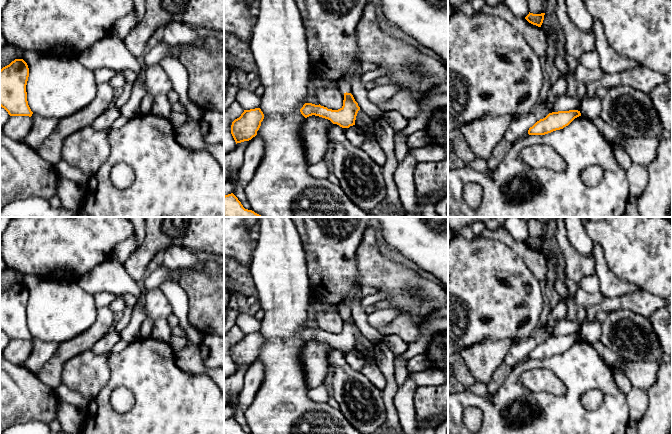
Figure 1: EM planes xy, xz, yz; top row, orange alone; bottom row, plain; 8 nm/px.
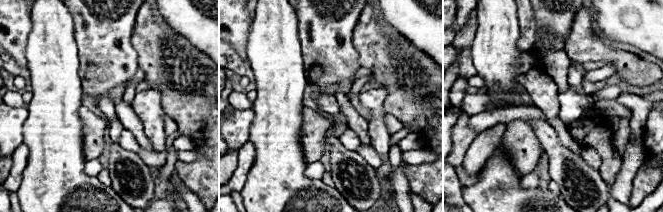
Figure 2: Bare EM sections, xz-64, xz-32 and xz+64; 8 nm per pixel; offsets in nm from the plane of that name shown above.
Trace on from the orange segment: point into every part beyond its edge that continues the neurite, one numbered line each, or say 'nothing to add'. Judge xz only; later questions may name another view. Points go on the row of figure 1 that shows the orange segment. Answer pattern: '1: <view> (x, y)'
nothing to add

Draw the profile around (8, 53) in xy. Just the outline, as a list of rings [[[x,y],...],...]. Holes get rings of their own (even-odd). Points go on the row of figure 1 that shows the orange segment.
[[[6,43],[0,46],[0,70],[15,59],[22,59],[23,50],[17,46]]]

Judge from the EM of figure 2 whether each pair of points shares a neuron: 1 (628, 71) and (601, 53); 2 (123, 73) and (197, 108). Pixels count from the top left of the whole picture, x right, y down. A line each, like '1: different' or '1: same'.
1: same
2: different

